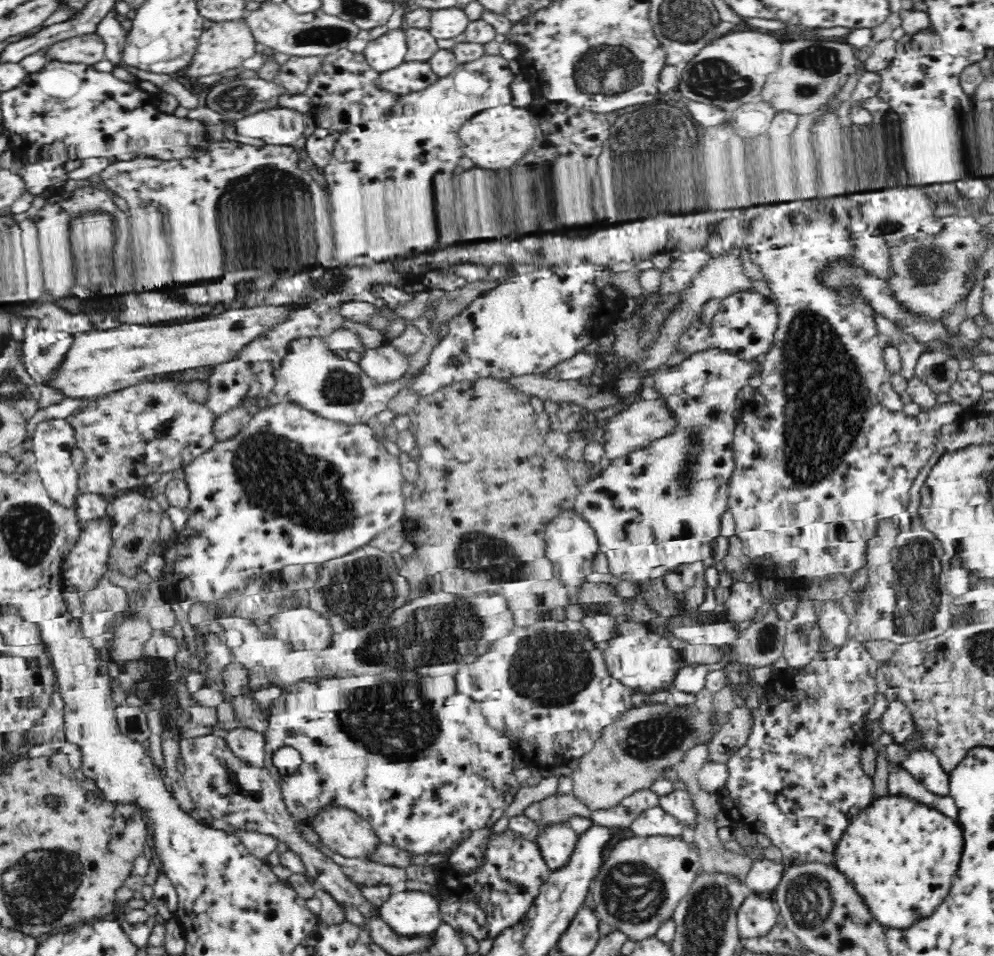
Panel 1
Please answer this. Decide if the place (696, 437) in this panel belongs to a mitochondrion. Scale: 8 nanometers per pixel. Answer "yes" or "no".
yes

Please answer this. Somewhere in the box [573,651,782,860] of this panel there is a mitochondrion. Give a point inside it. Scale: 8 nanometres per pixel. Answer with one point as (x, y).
(655, 736)

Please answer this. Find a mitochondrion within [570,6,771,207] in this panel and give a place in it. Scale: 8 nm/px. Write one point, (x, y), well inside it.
(714, 78)

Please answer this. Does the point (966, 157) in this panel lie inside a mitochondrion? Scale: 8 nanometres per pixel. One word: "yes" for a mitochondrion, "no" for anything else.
no

